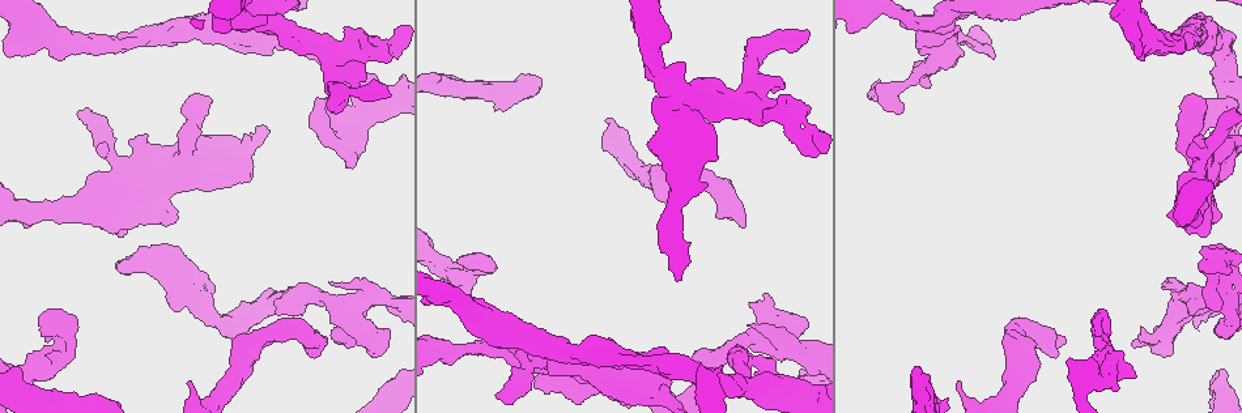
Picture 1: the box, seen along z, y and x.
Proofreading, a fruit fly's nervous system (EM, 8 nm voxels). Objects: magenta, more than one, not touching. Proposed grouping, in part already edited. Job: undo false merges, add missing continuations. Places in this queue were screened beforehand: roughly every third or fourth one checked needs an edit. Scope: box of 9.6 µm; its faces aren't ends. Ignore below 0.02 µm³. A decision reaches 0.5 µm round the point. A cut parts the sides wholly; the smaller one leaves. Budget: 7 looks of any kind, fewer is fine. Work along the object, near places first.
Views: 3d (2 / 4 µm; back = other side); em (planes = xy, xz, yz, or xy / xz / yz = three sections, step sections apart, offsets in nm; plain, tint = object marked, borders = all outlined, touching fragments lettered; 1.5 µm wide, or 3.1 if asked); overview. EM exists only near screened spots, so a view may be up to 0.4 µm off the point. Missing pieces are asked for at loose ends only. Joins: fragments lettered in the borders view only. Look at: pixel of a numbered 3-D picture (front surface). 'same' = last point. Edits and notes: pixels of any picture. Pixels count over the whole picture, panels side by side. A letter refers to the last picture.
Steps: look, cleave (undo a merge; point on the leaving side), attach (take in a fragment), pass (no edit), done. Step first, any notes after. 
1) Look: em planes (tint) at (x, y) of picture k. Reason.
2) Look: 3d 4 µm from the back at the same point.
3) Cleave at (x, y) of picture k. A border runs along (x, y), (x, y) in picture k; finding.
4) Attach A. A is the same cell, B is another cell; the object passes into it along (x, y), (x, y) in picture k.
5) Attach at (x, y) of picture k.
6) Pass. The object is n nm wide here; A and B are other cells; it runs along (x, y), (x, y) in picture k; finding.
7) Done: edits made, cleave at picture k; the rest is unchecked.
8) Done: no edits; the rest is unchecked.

Look: em xz step 8 (tint) at (809, 34) of picture 1. Branch stops here.

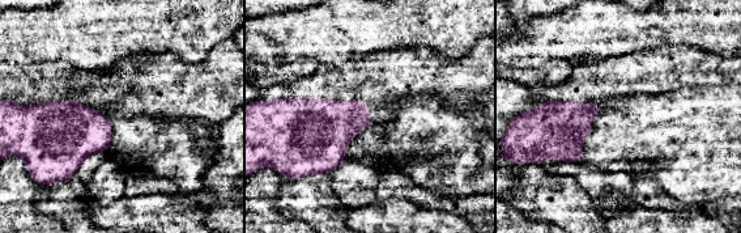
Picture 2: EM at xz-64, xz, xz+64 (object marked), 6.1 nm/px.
Look: em planes (borders) at the same point.

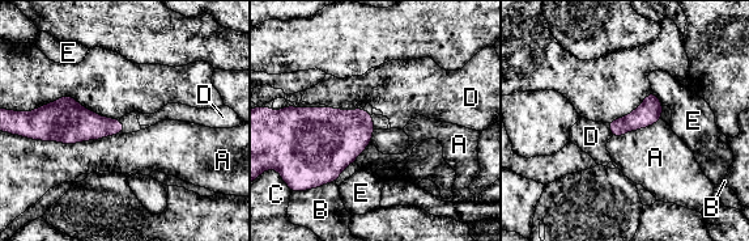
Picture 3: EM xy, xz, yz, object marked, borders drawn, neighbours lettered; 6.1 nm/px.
Attach D. D is the same cell, A, B, C and E are other cells; the object passes into it along (647, 113), (611, 130), (591, 136) in picture 3; the cell continues.

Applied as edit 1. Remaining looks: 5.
Look: em yz step 4 (borders) at (1200, 99) of picture 1. Thick end.

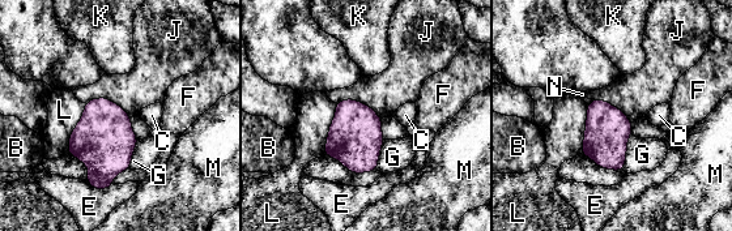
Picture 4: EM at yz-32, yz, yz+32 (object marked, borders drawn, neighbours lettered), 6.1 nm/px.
Look: em planes (borders) at the same point. Another direction.

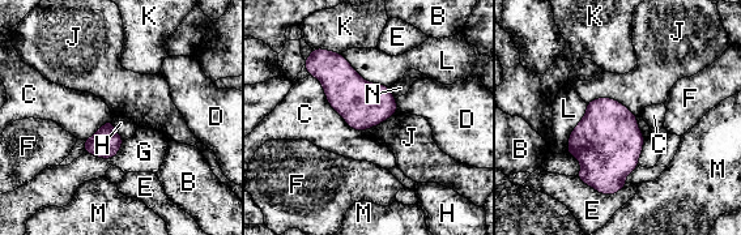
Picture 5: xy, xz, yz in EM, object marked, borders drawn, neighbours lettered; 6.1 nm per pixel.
Pass. B, C, D, E, F, G, H, J, K, L, M and N are other cells; a border runs along (587, 102), (613, 98), (637, 116) in picture 5; none of them fits.

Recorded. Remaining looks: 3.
Look: 3d 4 µm at (1224, 104) of picture 1.

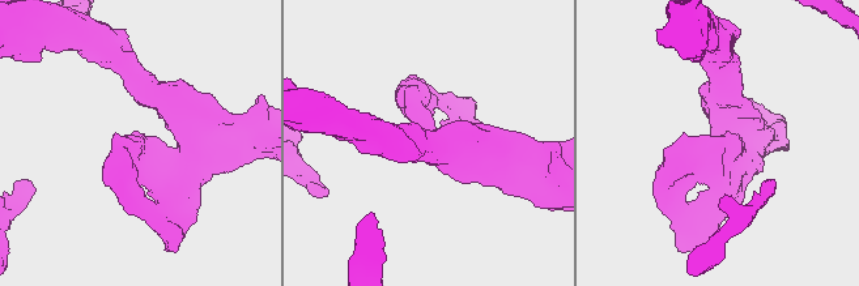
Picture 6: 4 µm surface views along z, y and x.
Look: em yz step 4 (plain) at (137, 148) of picture 6. The arms are 360, 400 nm wide.

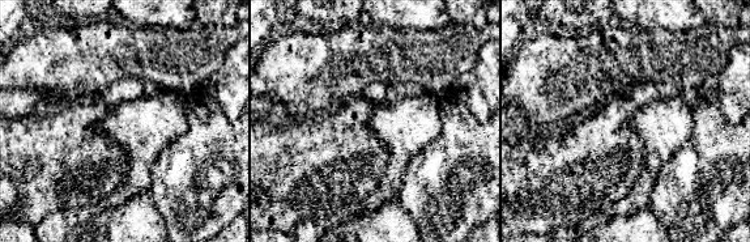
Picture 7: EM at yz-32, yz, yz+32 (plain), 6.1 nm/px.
Look: em yz step 4 (borders) at the same point. What lies round it.

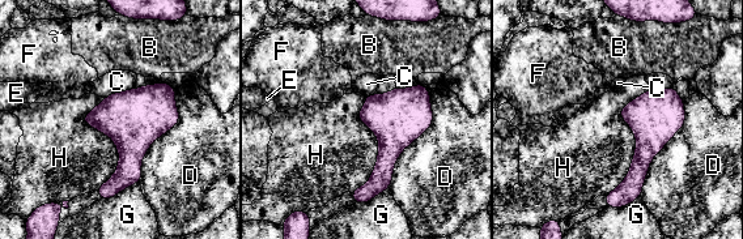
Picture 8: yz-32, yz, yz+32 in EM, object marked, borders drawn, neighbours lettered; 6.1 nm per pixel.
Pass. B, C, D, E, F, G and H are other cells; a border runs along (649, 89), (606, 195) in picture 8; continuous, no second cell.

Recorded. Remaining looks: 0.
Done: edits made, attach at picture 3; the rest is unchecked.

